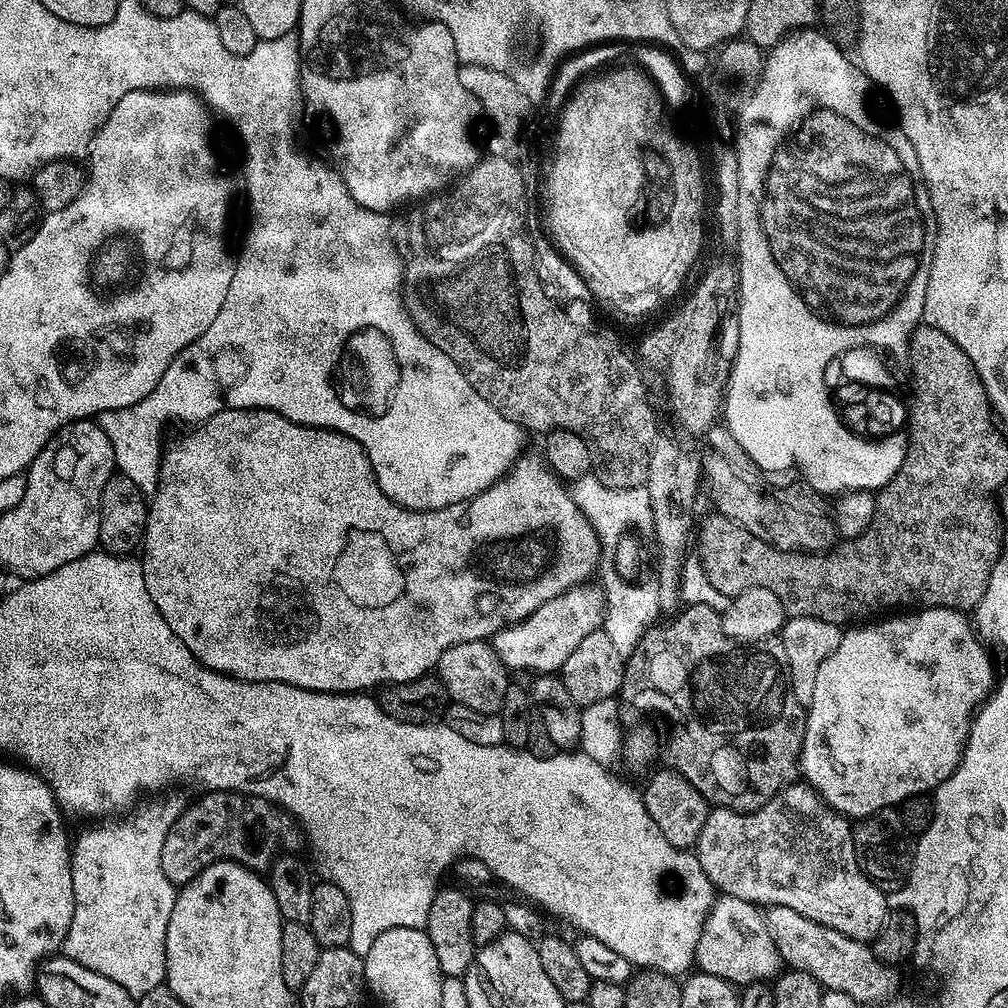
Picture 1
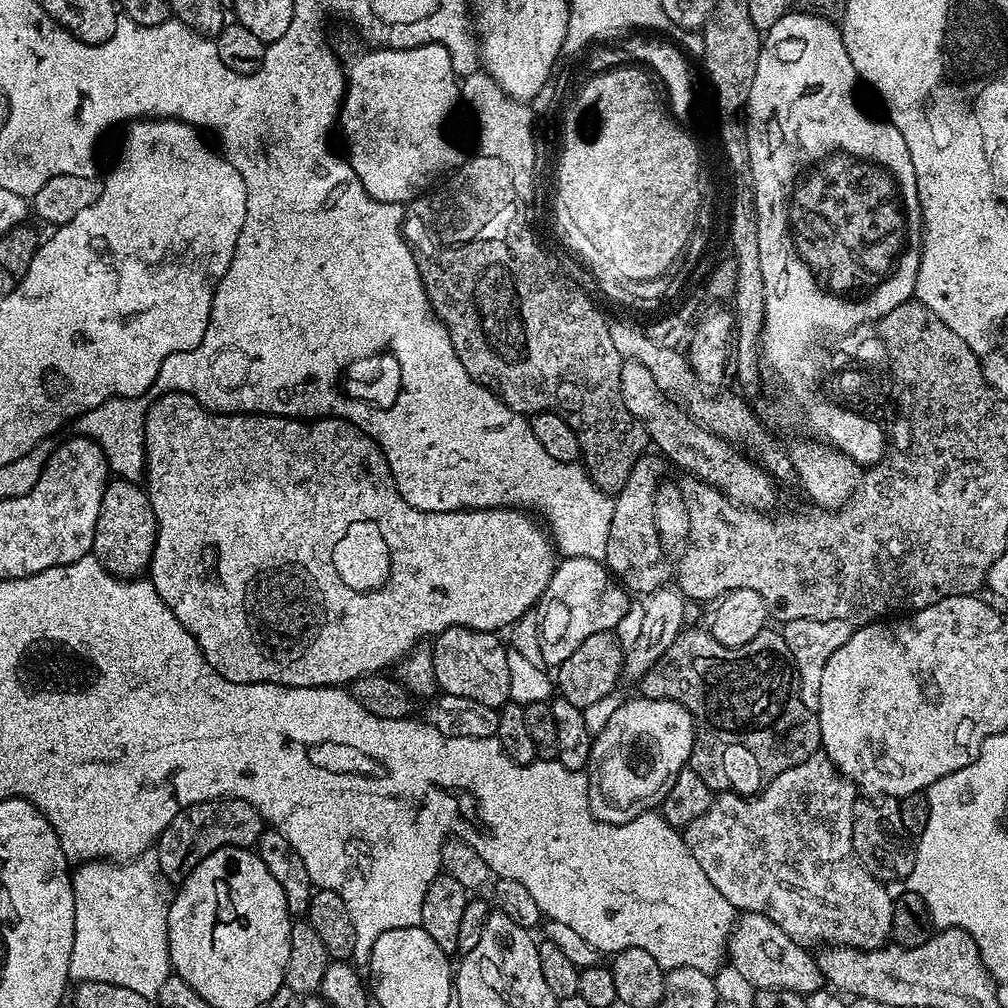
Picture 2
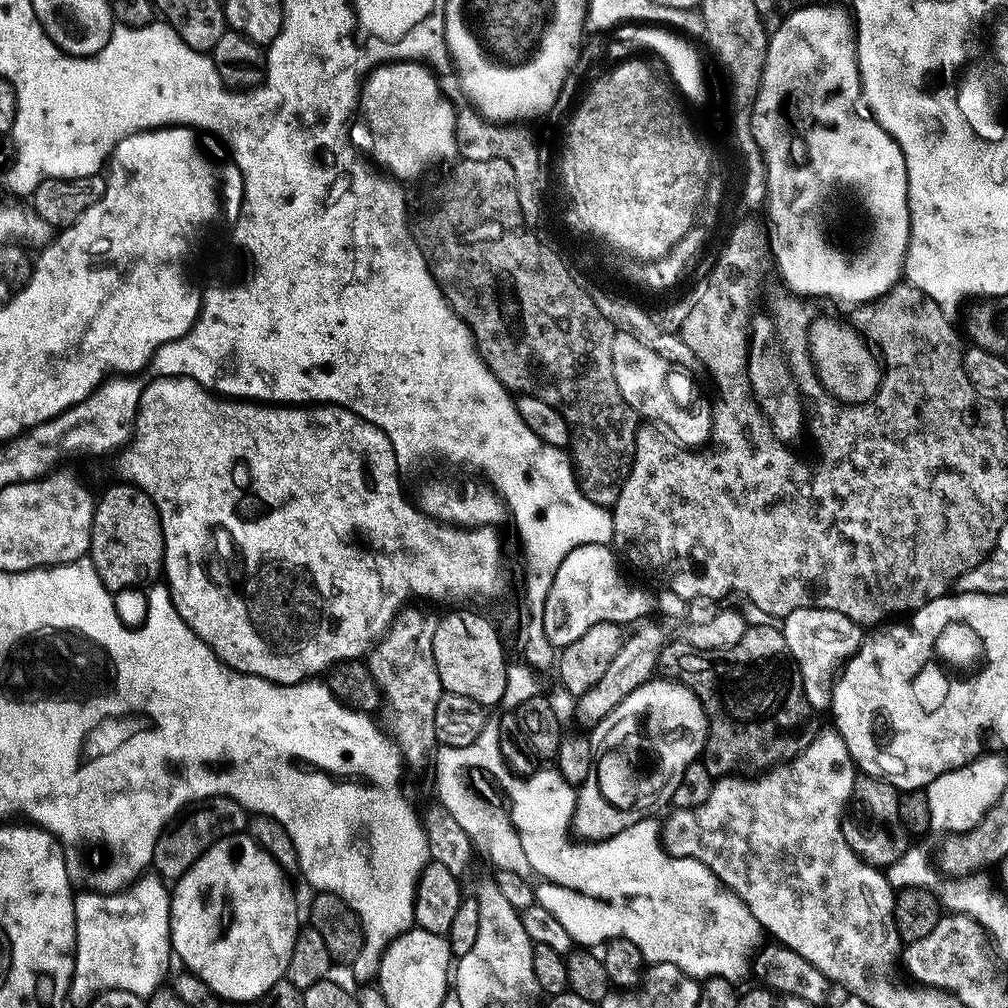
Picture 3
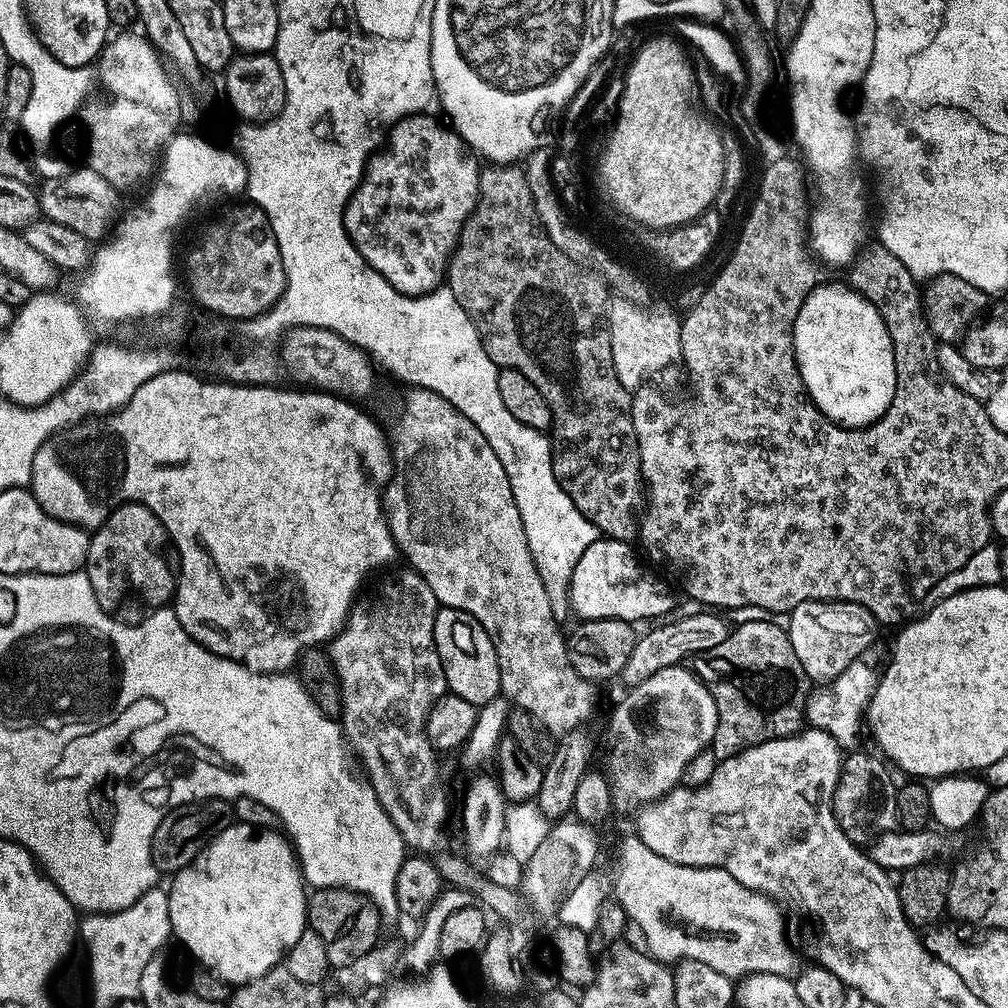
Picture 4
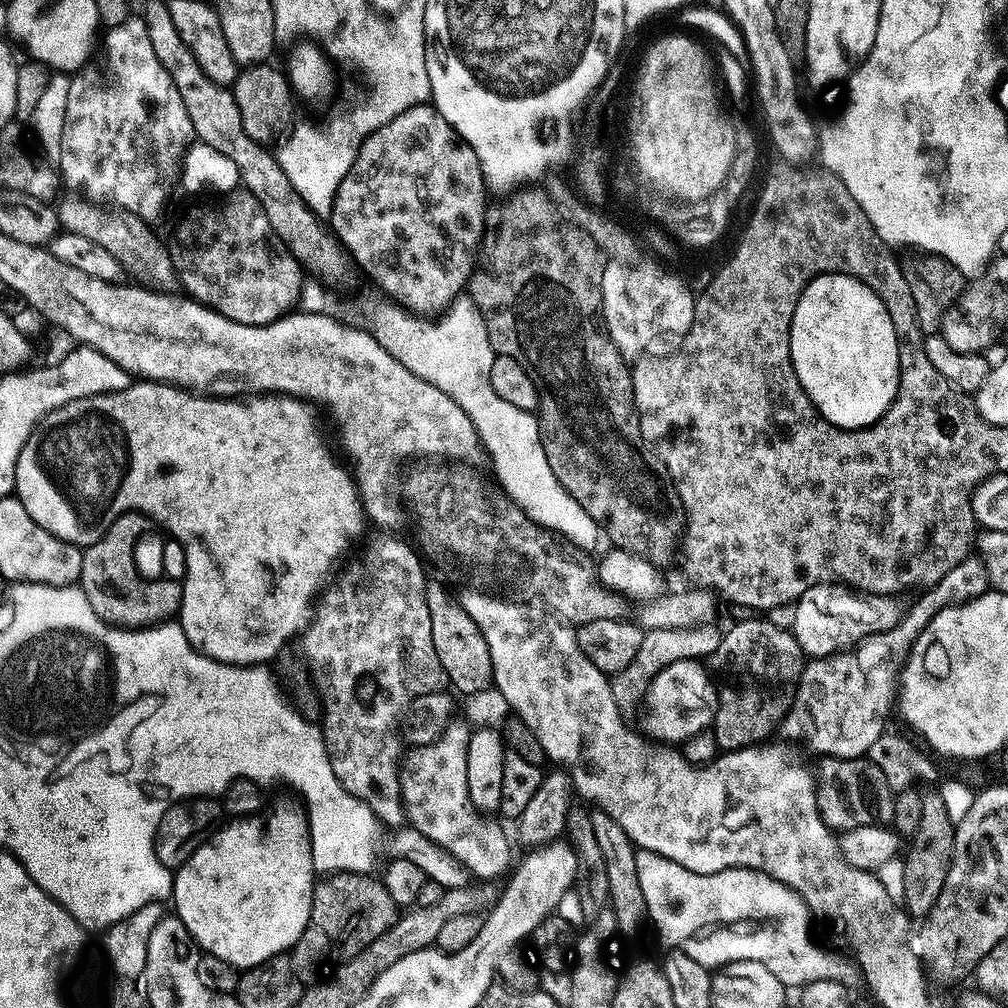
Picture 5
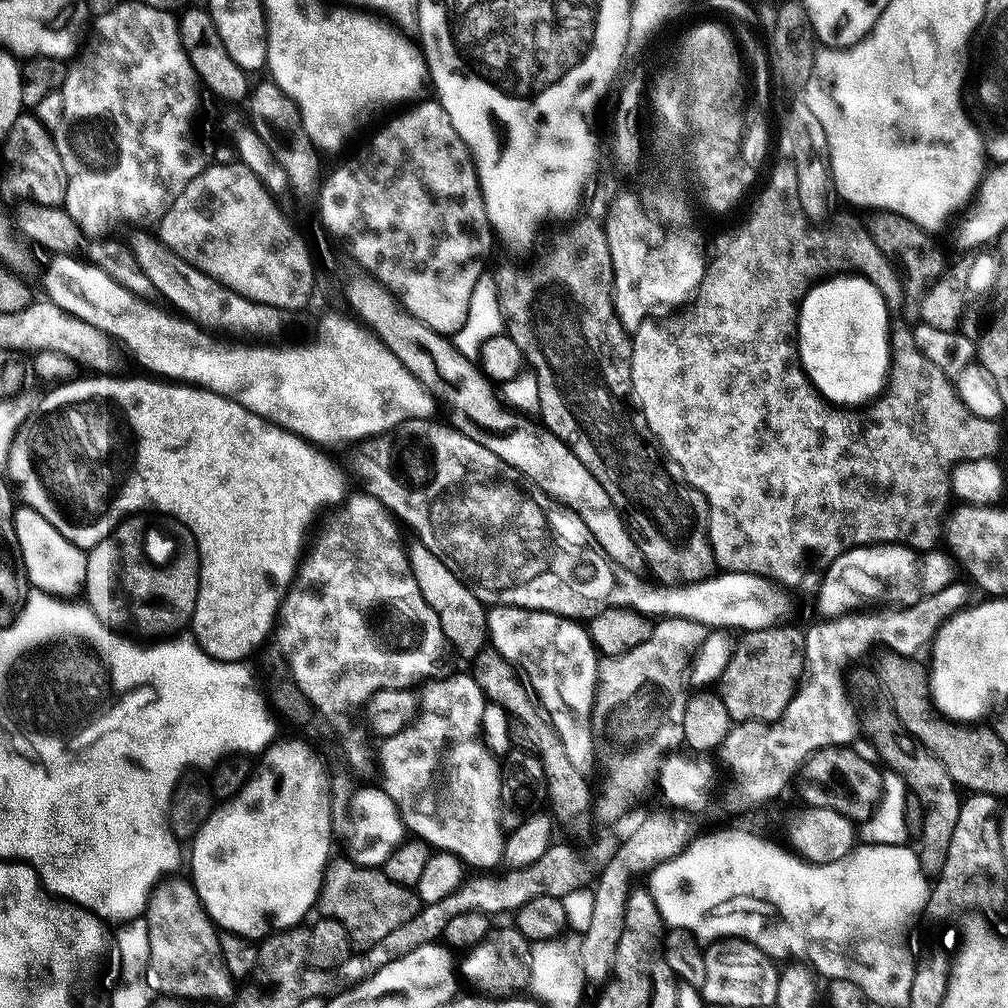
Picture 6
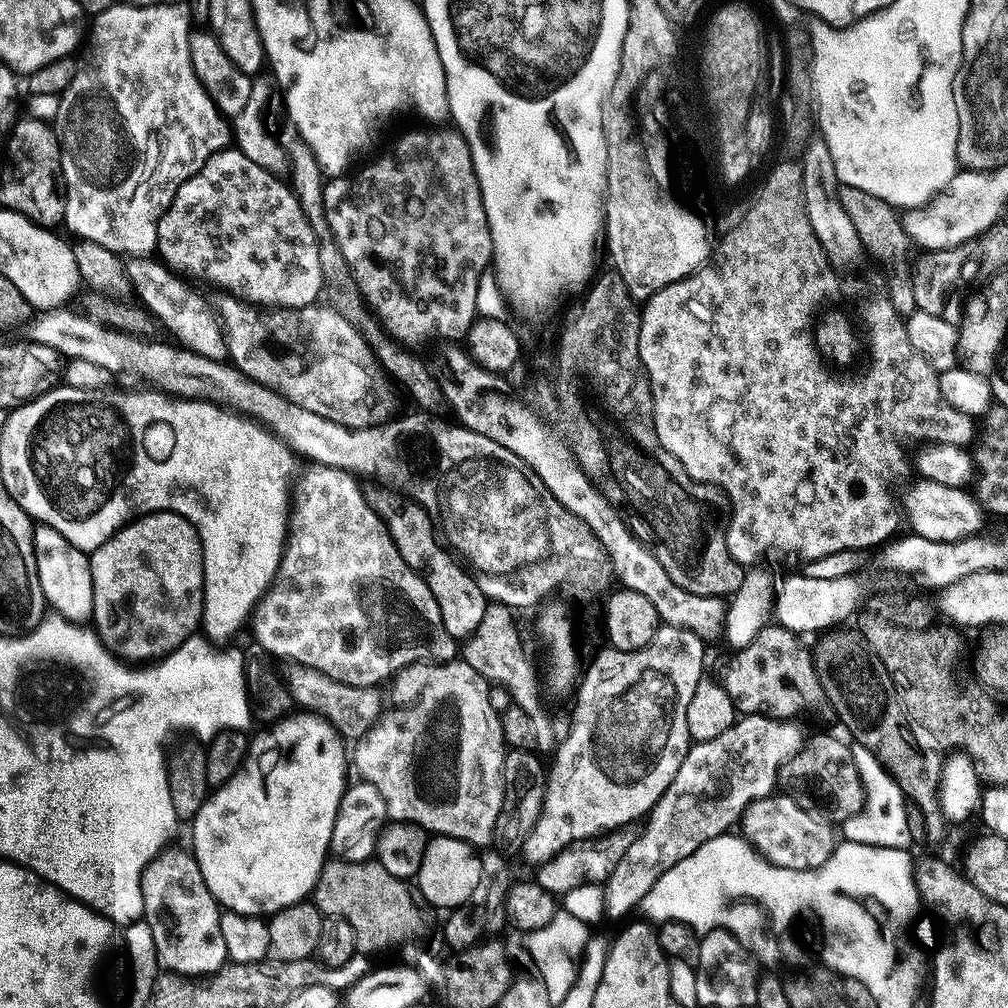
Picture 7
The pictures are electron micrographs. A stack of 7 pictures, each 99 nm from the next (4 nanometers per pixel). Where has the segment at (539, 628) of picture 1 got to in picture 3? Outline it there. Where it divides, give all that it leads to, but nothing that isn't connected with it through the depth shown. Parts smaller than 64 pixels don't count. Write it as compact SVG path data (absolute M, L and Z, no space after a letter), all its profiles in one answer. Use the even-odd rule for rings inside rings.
M577 544L562 560L543 608L544 634L557 649L574 642L598 622L627 626L655 608L653 594L634 588L624 578L613 553L609 545Z

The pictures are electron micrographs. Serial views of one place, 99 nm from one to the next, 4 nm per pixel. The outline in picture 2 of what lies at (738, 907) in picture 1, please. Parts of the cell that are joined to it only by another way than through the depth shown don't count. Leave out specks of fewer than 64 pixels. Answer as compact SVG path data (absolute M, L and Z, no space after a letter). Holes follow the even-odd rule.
M745 912L737 919L732 933L728 935L726 960L756 990L781 988L807 994L821 991L826 984L813 953L805 945L790 939L777 924L770 922L770 918L757 912Z

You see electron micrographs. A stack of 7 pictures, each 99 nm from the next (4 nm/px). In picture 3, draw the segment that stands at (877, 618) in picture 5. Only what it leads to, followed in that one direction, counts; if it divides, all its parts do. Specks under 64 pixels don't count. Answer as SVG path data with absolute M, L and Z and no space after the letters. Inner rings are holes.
M803 608L783 617L782 631L786 638L786 646L796 659L806 702L810 702L814 710L831 709L832 685L835 684L837 675L846 661L860 649L860 643L866 635L865 629L846 618L846 614L838 614L838 610Z

